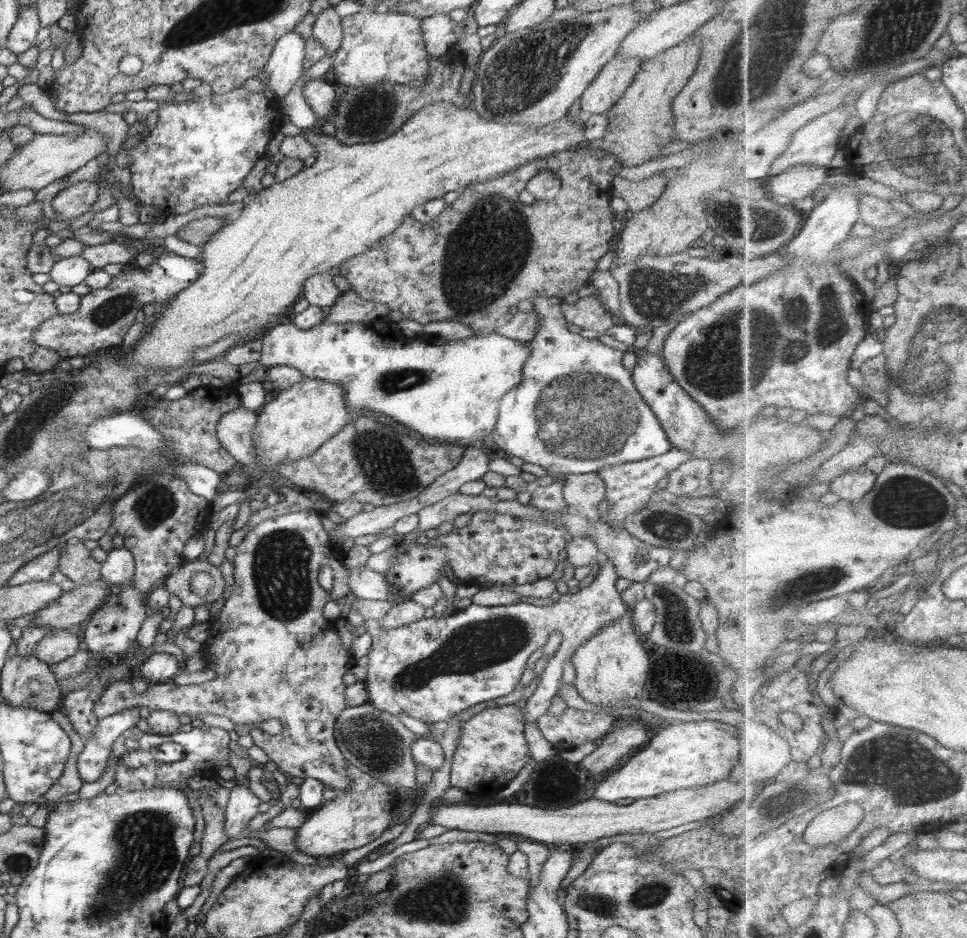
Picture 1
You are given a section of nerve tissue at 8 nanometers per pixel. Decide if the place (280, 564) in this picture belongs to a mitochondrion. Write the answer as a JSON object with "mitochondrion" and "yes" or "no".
{"mitochondrion":"yes"}

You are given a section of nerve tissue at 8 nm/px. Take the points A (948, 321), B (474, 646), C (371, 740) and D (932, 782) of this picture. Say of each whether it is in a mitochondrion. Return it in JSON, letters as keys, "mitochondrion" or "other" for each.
{"A":"mitochondrion","B":"mitochondrion","C":"mitochondrion","D":"mitochondrion"}

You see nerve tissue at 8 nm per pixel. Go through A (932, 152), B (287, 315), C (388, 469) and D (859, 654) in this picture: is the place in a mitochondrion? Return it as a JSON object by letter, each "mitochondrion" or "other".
{"A":"mitochondrion","B":"other","C":"mitochondrion","D":"other"}

